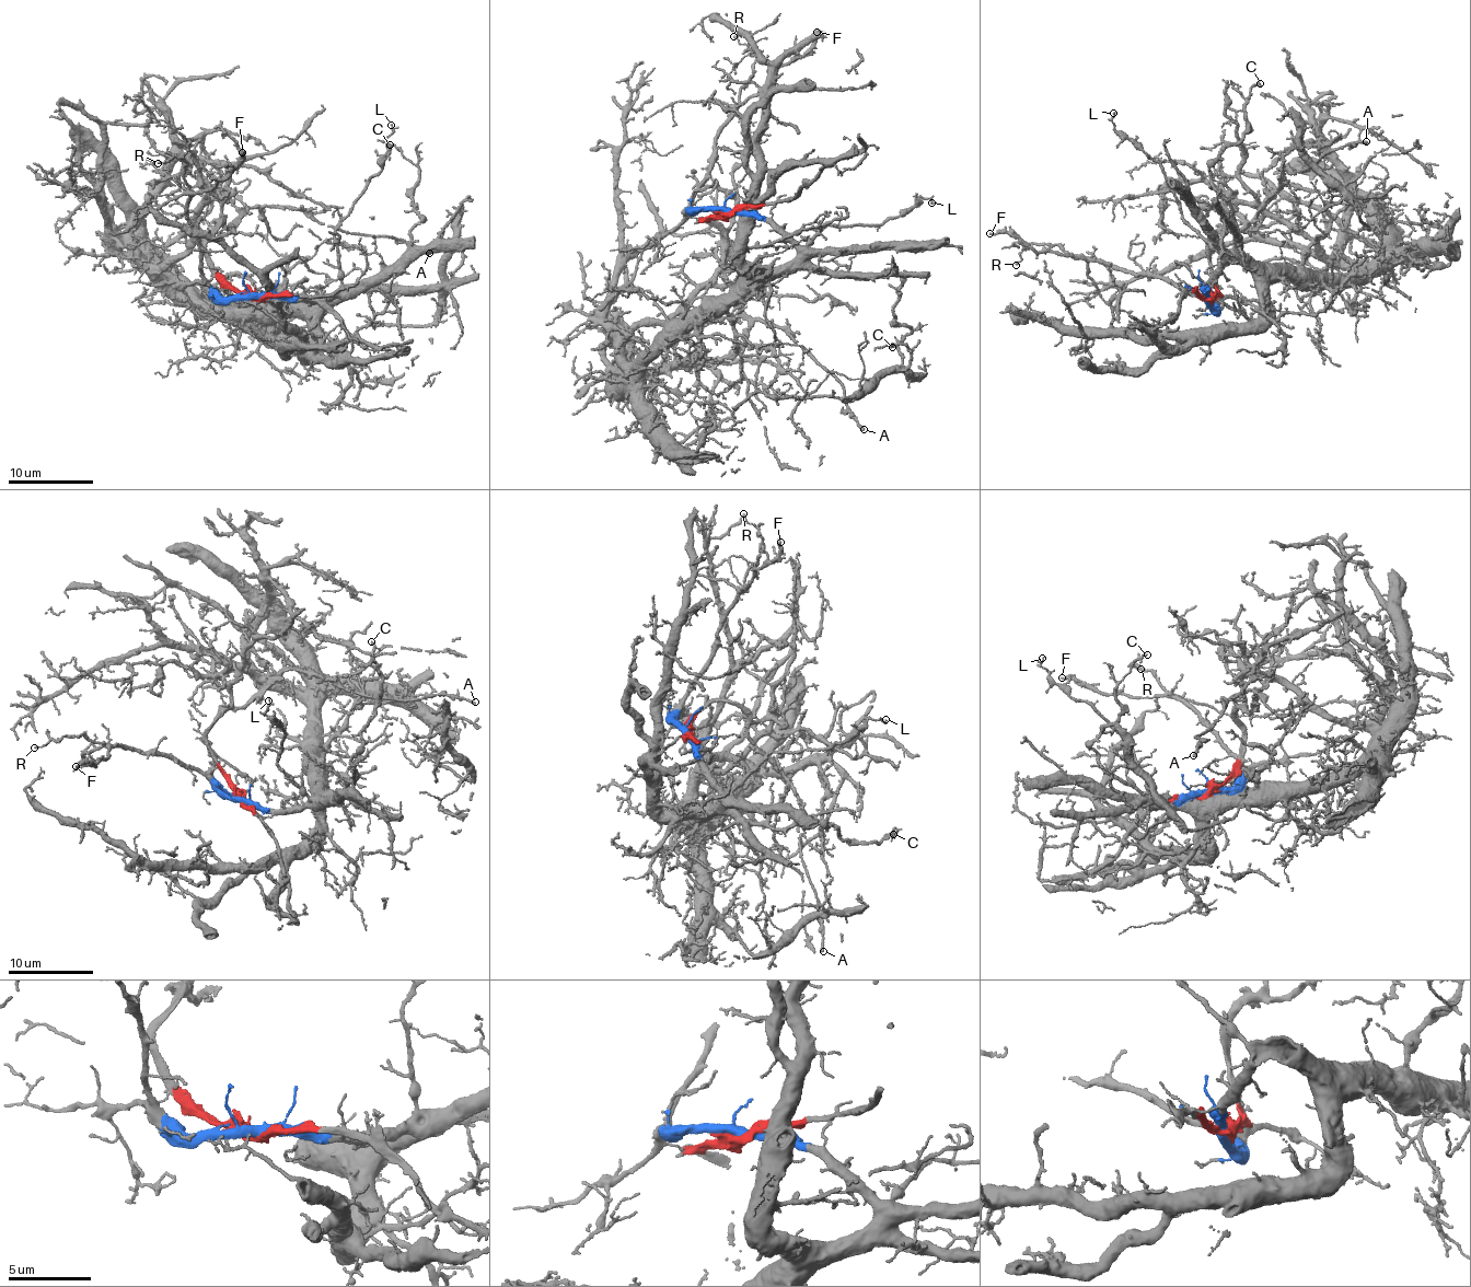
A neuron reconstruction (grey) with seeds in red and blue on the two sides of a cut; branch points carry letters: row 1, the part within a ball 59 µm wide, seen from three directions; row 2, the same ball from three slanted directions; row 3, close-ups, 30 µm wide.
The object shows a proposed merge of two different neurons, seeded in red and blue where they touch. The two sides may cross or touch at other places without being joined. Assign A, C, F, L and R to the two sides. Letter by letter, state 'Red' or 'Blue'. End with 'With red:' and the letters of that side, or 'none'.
A: Red
C: Blue
F: Blue
L: Blue
R: Blue
With red: A

